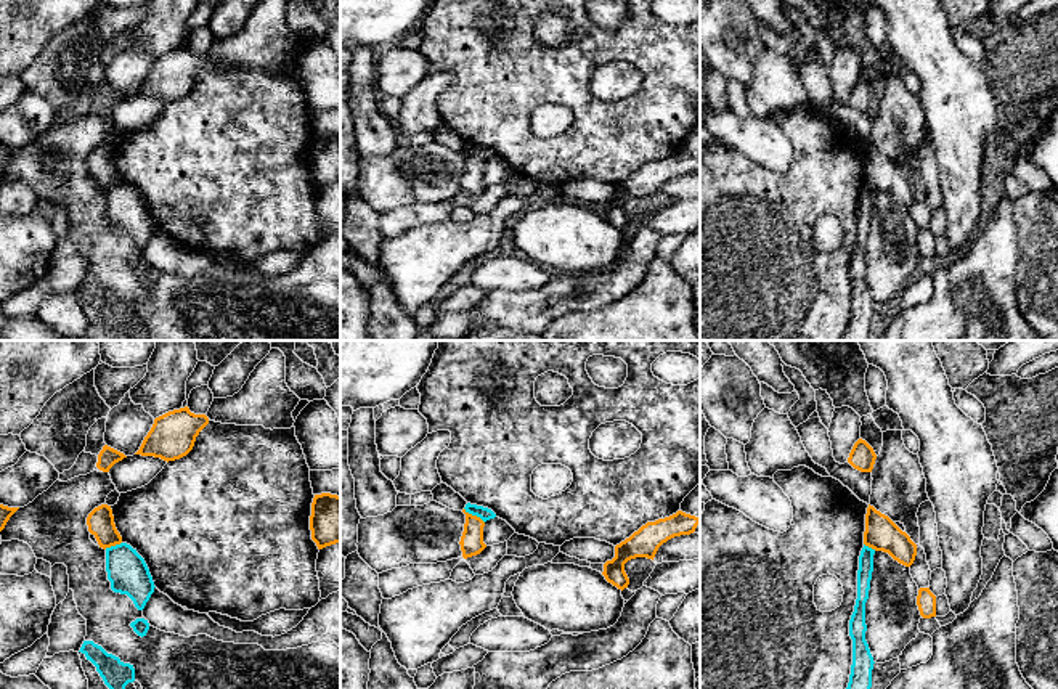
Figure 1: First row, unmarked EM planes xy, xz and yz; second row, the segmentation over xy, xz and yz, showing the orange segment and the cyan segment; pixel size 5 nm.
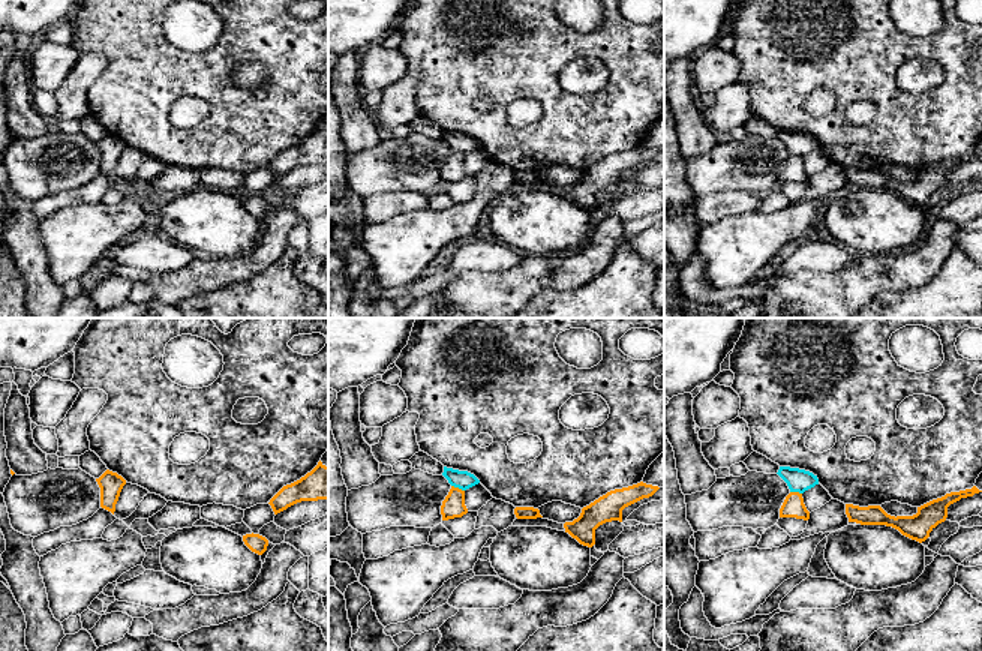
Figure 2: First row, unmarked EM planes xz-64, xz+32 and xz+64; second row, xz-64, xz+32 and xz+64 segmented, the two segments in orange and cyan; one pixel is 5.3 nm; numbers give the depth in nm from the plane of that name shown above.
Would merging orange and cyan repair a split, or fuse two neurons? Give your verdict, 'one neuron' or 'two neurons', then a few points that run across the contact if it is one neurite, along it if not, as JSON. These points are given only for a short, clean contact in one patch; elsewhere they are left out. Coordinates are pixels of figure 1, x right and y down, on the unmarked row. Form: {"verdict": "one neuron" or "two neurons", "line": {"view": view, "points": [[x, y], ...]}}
{"verdict": "two neurons", "line": {"view": "xz", "points": [[464, 148], [484, 163]]}}

